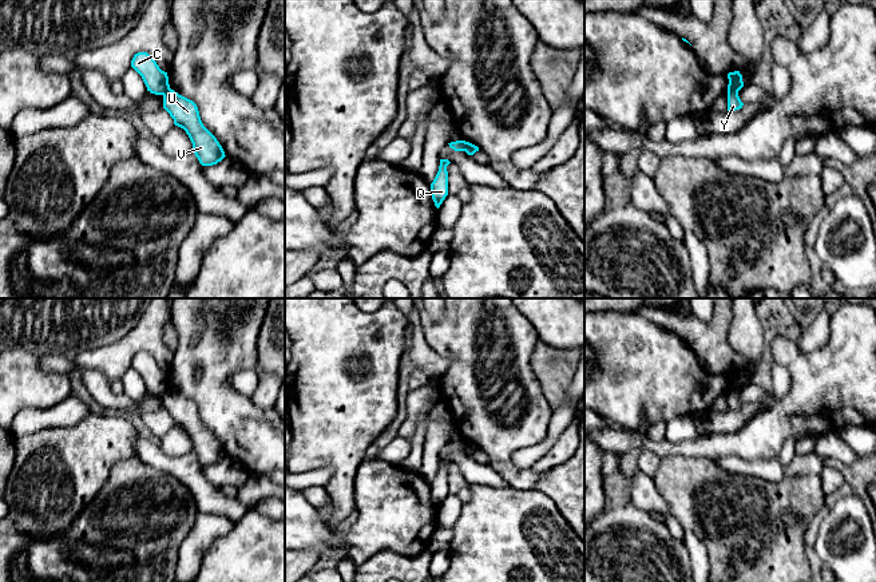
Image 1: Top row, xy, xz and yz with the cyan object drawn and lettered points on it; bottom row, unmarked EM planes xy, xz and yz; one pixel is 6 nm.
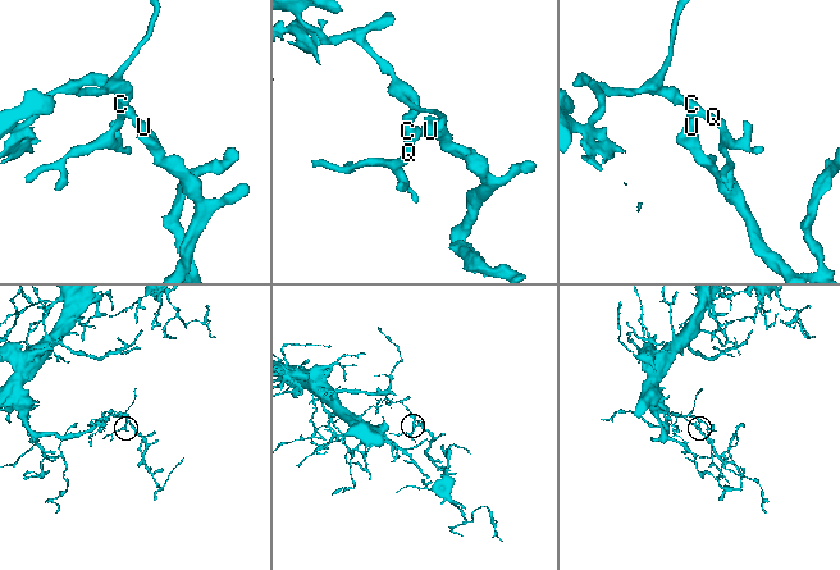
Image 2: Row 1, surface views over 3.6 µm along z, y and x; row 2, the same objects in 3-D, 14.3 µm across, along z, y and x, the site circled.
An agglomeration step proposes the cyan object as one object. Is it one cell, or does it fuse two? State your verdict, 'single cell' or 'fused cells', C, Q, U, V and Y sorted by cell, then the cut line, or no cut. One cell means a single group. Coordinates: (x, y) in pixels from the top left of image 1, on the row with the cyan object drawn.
fused cells; groups C Q / U V Y; cut yz (737, 90), (728, 92)

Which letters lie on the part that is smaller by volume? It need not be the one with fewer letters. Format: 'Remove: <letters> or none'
Remove: U, V, Y

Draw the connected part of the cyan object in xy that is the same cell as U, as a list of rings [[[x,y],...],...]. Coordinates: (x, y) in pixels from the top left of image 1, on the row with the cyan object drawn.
[[[174,90],[163,94],[163,108],[183,128],[193,143],[193,153],[202,166],[213,166],[226,155],[217,138],[203,126],[197,104]]]

